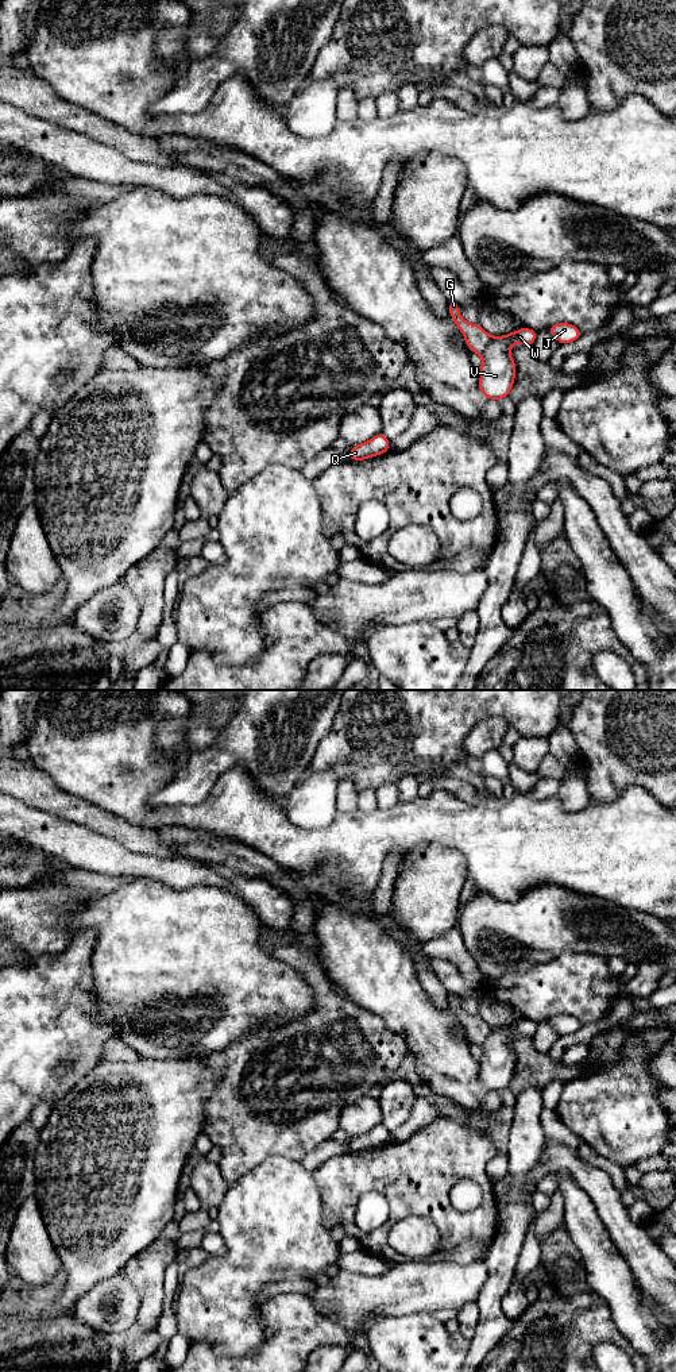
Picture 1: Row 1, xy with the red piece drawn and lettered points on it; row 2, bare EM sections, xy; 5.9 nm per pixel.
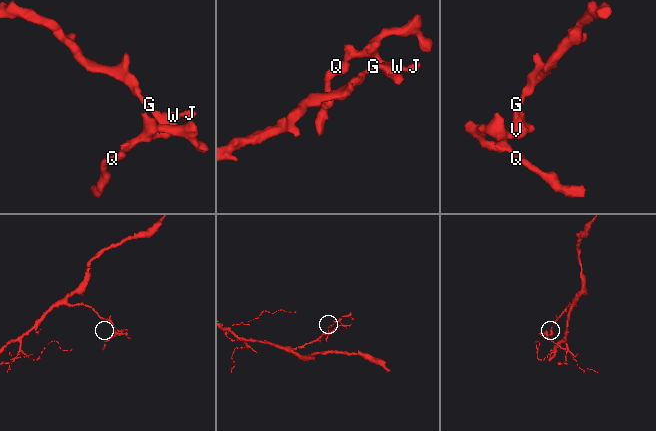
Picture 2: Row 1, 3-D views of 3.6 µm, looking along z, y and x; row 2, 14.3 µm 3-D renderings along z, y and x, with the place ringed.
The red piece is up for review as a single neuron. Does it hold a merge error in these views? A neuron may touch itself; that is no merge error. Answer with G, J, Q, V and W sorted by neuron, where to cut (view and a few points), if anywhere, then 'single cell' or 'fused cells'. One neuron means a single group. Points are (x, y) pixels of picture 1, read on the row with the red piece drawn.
G / J Q V W; cut in xy along (491, 336), (481, 355); fused cells

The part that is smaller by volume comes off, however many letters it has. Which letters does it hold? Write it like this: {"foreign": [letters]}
{"foreign": ["J", "Q", "V", "W"]}

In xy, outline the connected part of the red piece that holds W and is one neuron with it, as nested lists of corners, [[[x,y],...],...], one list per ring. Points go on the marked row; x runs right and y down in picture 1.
[[[522,327],[518,331],[509,332],[506,336],[491,336],[482,355],[480,379],[478,389],[488,400],[502,400],[509,397],[514,385],[517,366],[510,354],[511,346],[533,346],[537,331]]]

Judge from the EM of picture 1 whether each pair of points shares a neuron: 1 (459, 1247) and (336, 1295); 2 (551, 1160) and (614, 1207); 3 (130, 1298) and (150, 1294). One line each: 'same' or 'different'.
1: different
2: same
3: different

